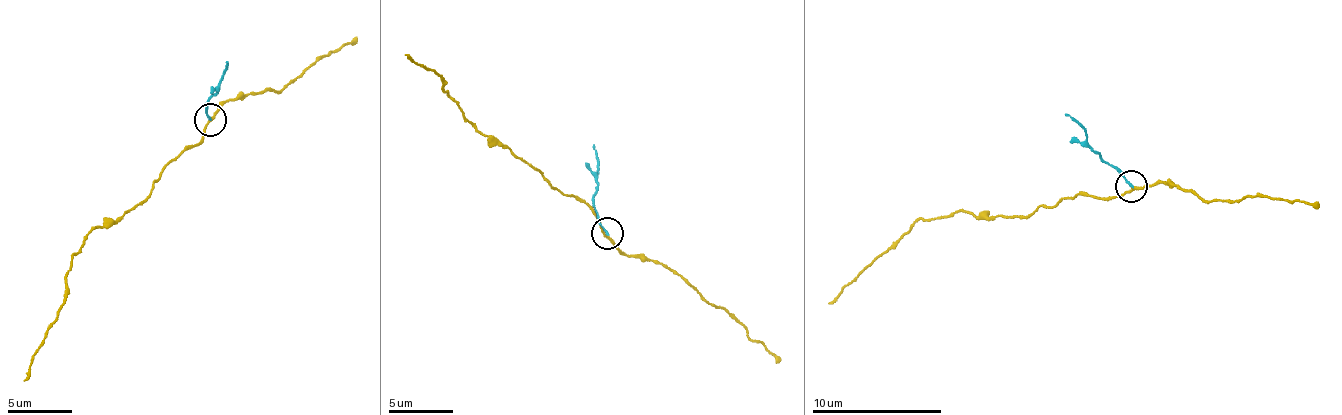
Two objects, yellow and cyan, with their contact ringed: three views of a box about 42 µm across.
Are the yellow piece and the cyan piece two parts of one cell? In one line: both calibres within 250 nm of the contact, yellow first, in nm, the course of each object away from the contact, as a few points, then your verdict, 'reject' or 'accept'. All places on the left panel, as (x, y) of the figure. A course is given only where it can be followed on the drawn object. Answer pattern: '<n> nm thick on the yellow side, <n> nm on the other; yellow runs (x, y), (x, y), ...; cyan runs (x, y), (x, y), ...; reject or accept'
180 nm thick on the yellow side, 160 nm on the other; yellow runs (211, 120), (201, 137), (185, 147), (143, 201), (89, 231), (66, 276), (67, 301), (23, 381); cyan runs (211, 120), (207, 98), (228, 62); reject

